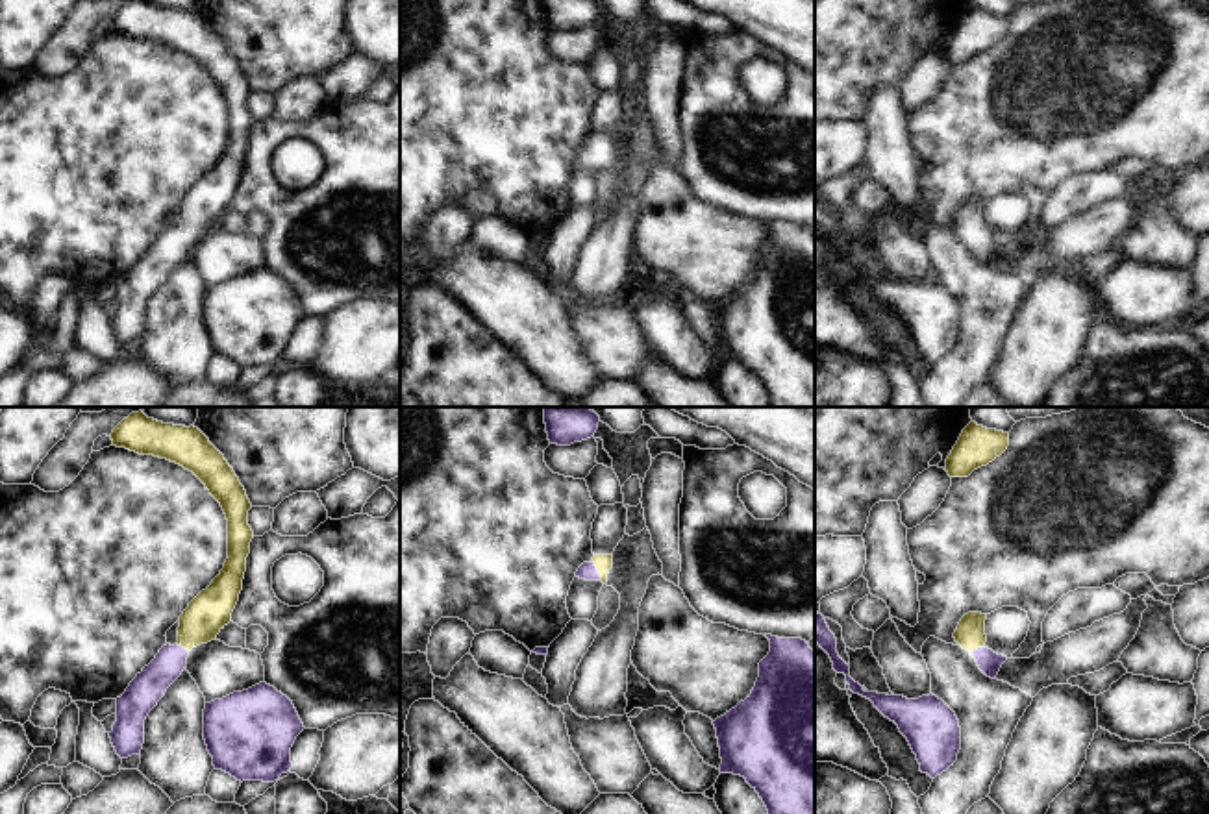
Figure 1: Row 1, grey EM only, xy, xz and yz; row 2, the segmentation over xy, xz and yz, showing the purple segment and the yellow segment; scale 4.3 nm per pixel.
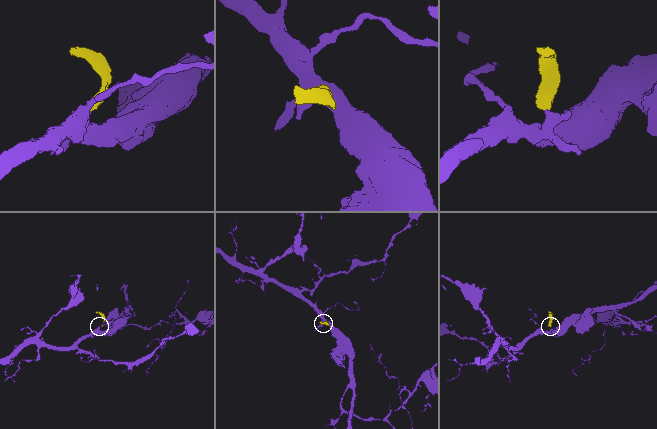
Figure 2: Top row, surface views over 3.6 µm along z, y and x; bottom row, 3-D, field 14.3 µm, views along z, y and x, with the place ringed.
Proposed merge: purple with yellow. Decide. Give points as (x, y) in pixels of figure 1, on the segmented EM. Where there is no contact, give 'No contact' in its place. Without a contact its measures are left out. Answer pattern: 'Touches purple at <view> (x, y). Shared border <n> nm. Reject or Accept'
Touches purple at xz (597, 570). Shared border 100 nm. Accept.

